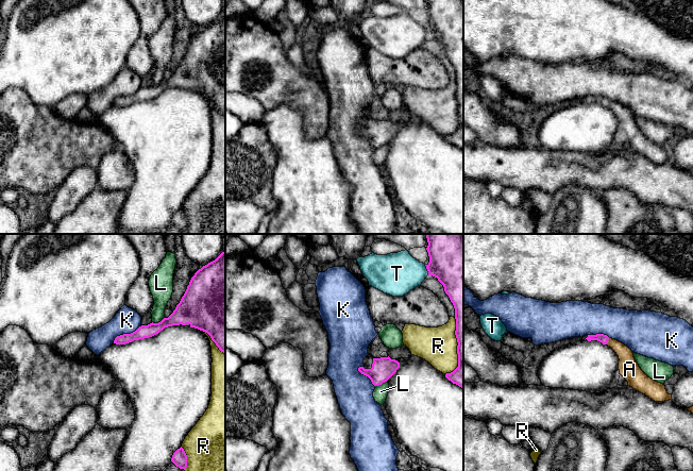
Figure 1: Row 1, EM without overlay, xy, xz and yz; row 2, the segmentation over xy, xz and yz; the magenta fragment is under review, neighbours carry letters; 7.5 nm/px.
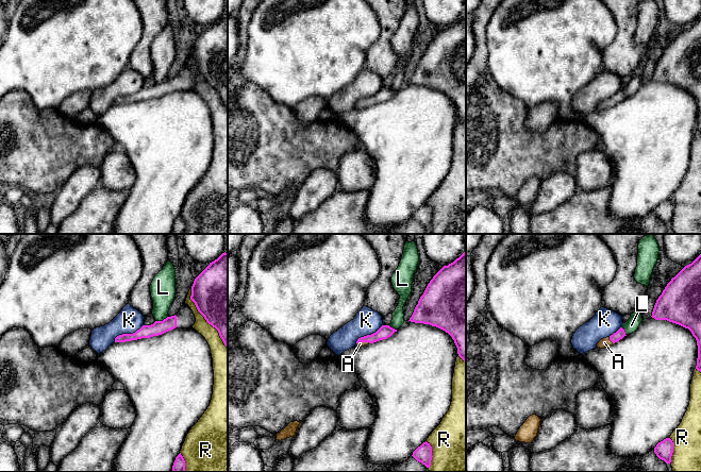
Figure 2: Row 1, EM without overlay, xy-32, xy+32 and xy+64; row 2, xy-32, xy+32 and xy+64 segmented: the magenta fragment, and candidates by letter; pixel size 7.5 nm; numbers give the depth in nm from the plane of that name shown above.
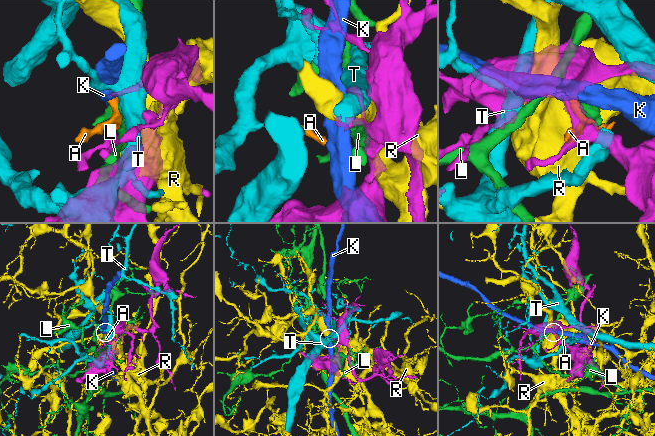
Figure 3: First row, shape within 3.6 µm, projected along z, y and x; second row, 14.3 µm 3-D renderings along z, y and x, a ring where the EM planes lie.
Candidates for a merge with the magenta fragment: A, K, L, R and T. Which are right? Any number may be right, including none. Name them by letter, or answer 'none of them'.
A

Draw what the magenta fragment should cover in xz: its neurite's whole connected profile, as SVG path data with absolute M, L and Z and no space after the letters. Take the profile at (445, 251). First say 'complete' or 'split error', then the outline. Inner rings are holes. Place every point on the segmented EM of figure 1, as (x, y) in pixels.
complete; M426 234L426 248L429 263L426 266L428 275L433 275L443 285L455 308L458 367L445 377L463 389L463 234Z

